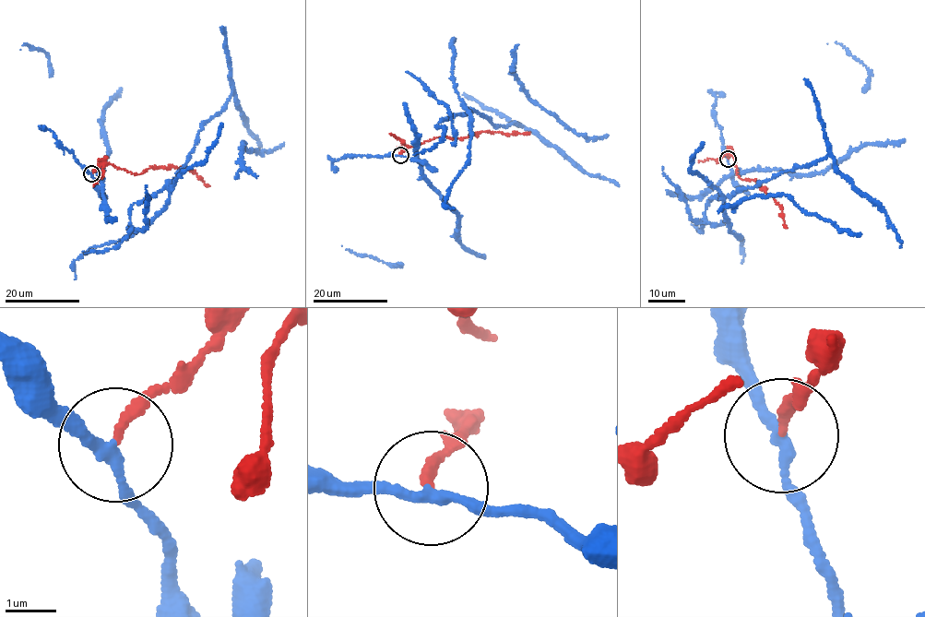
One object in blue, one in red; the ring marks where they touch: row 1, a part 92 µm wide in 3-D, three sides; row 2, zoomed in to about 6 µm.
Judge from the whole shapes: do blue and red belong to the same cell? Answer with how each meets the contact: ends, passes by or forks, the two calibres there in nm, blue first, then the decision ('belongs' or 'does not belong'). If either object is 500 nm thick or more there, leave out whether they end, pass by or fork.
blue passes by; red ends; calibres 200 and 170 nm; does not belong

